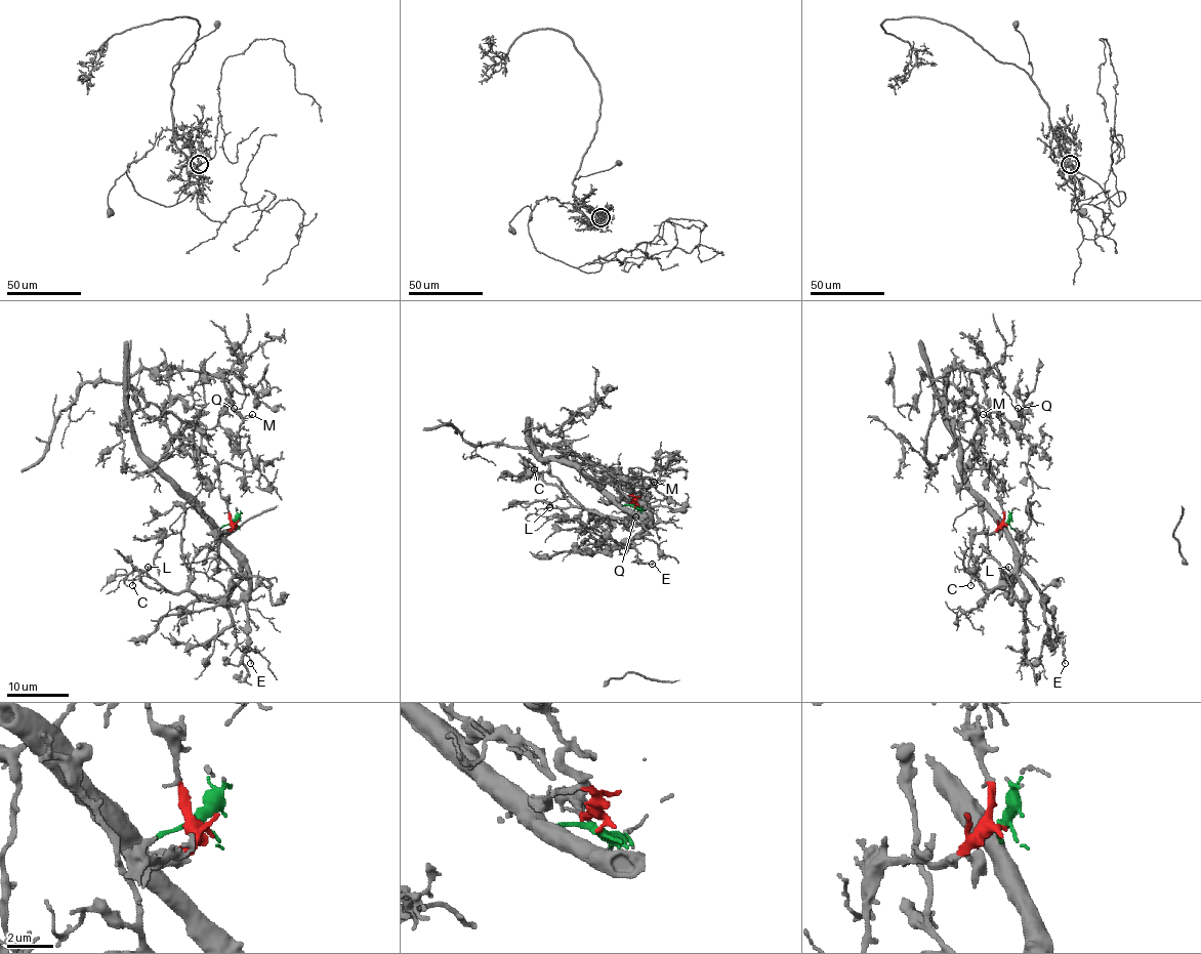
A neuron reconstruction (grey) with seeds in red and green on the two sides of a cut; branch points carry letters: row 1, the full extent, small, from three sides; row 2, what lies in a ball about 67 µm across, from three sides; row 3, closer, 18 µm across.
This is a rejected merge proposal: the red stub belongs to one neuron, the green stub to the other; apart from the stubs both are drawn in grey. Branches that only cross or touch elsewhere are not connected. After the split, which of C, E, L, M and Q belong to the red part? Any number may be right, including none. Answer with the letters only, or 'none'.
M, Q

